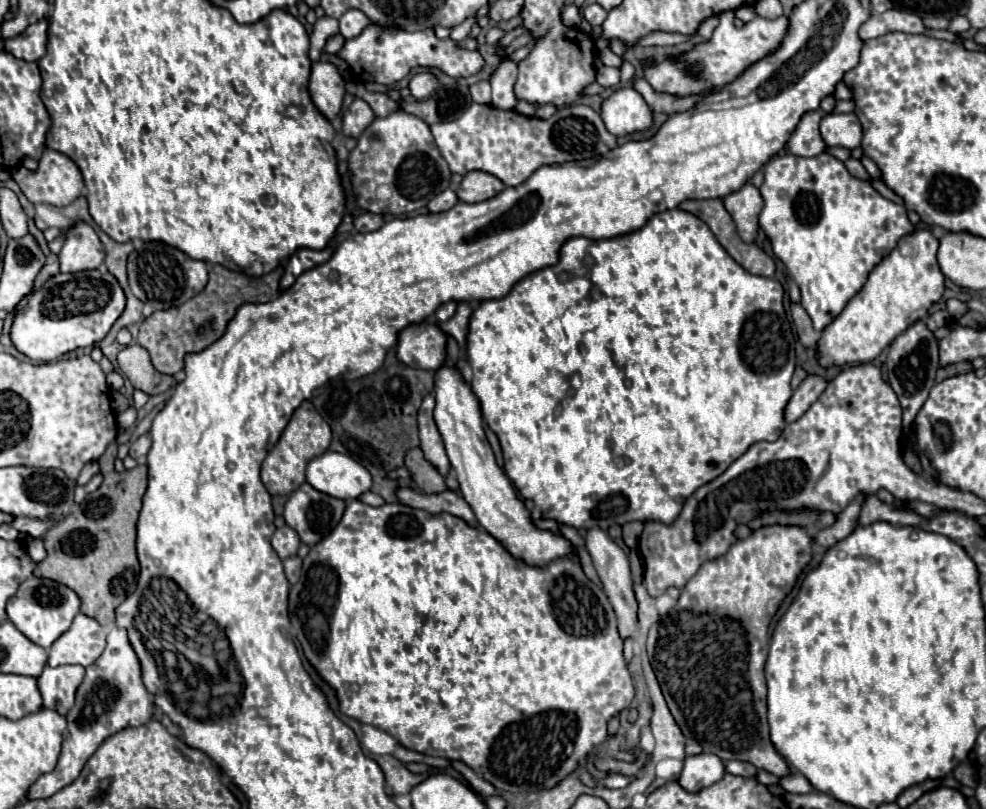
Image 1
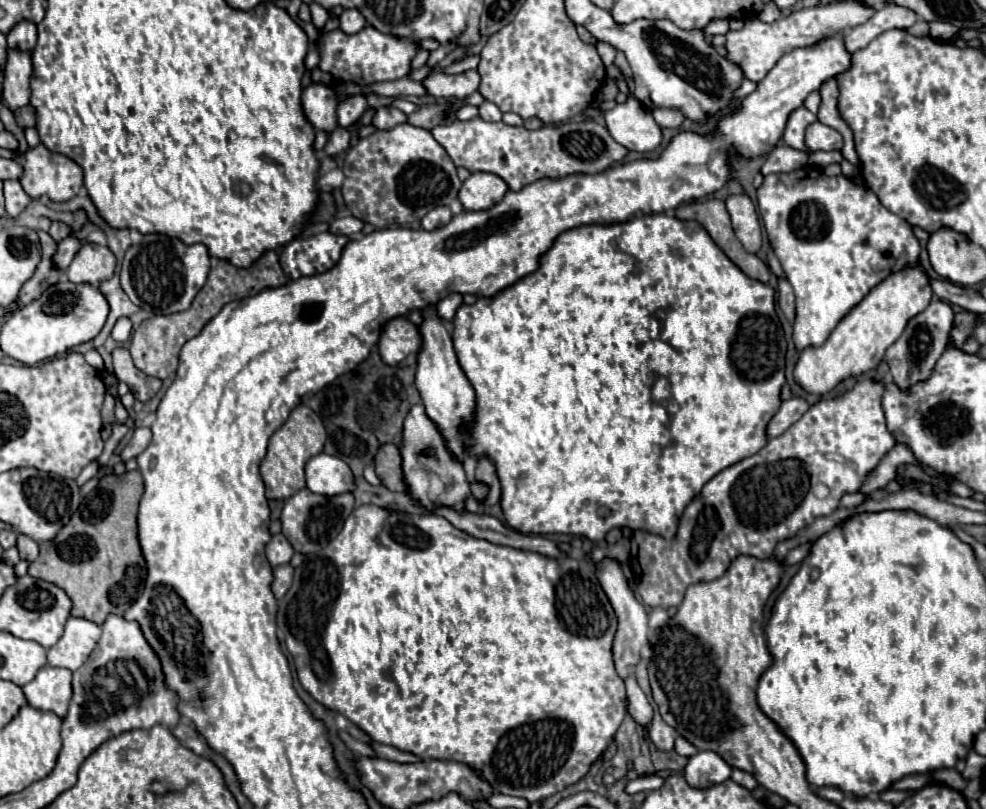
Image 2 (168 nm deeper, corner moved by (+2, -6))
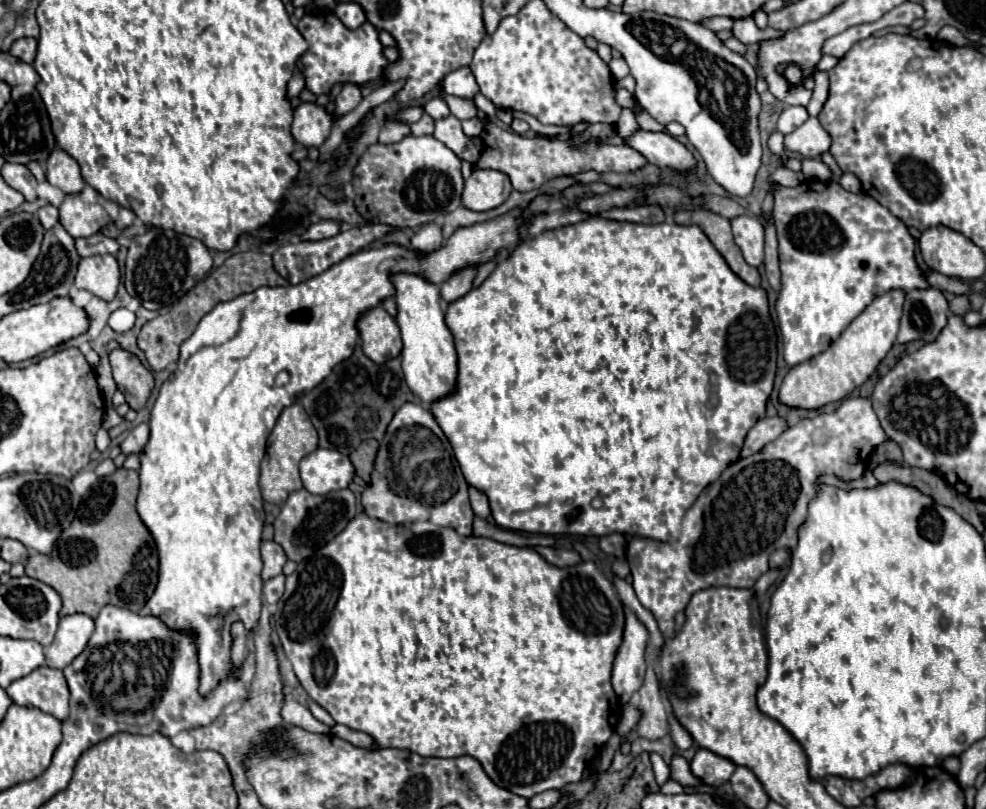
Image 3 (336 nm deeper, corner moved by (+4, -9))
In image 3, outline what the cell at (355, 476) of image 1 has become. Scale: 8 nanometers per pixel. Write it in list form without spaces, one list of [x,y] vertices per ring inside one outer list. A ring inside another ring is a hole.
[[[316,448],[300,462],[300,478],[308,492],[328,494],[332,490],[348,488],[354,478],[354,468],[348,456],[338,450]]]

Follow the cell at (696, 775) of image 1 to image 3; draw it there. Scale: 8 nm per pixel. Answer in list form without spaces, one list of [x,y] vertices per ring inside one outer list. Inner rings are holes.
[[[700,748],[694,754],[690,766],[692,766],[694,776],[698,776],[704,784],[710,784],[710,786],[720,786],[728,782],[736,768],[732,760],[720,758],[718,754],[712,754],[710,750],[704,750],[704,748]]]

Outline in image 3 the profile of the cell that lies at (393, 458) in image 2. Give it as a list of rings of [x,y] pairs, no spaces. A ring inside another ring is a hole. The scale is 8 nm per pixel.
[[[362,442],[352,454],[350,454],[350,462],[356,470],[356,476],[360,476],[364,482],[370,482],[370,472],[372,472],[372,464],[376,458],[376,450],[378,450],[378,442]]]

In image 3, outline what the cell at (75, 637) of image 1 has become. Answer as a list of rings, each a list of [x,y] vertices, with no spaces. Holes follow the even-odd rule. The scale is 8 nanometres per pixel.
[[[70,614],[60,618],[54,642],[46,648],[46,664],[62,670],[68,666],[88,644],[94,632],[94,620],[86,614]]]

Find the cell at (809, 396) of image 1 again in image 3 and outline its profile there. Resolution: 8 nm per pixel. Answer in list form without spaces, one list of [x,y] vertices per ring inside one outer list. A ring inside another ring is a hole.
[[[778,416],[774,418],[762,418],[760,422],[756,422],[756,426],[752,426],[752,430],[746,434],[742,450],[740,450],[740,458],[746,458],[750,454],[756,454],[758,450],[762,450],[768,442],[776,440],[782,432],[786,430],[786,422]]]

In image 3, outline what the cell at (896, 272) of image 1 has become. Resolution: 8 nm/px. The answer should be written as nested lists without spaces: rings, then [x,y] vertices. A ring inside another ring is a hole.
[[[890,290],[874,298],[872,304],[858,318],[852,320],[852,324],[840,334],[838,340],[830,344],[826,352],[794,366],[786,374],[778,392],[778,402],[790,408],[816,410],[830,402],[848,398],[858,386],[862,386],[872,376],[880,360],[894,346],[898,334],[898,322],[902,316],[902,304],[904,304],[904,290]]]

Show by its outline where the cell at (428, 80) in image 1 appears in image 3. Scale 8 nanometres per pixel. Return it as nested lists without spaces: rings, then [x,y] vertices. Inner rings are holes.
[[[462,66],[454,72],[450,72],[444,82],[442,82],[442,90],[446,94],[452,94],[452,96],[460,96],[460,98],[474,98],[478,94],[478,84],[476,84],[476,78],[472,74],[472,70],[468,66]]]

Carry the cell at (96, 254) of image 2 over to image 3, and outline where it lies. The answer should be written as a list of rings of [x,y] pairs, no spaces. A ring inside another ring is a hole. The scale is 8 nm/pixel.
[[[112,254],[104,256],[88,256],[78,264],[76,288],[88,290],[98,298],[110,302],[116,298],[120,286],[120,266]]]

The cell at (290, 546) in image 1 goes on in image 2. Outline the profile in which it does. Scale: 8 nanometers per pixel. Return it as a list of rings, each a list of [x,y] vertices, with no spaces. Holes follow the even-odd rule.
[[[282,533],[274,535],[272,541],[266,545],[266,557],[268,557],[268,561],[272,563],[272,567],[290,563],[292,555],[294,555],[294,549],[290,547],[288,539],[286,539]]]

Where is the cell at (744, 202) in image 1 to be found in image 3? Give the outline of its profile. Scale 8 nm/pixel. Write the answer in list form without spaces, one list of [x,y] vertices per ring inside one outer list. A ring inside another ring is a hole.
[[[738,216],[732,220],[734,240],[740,246],[744,260],[758,268],[764,262],[764,226],[758,218]]]

